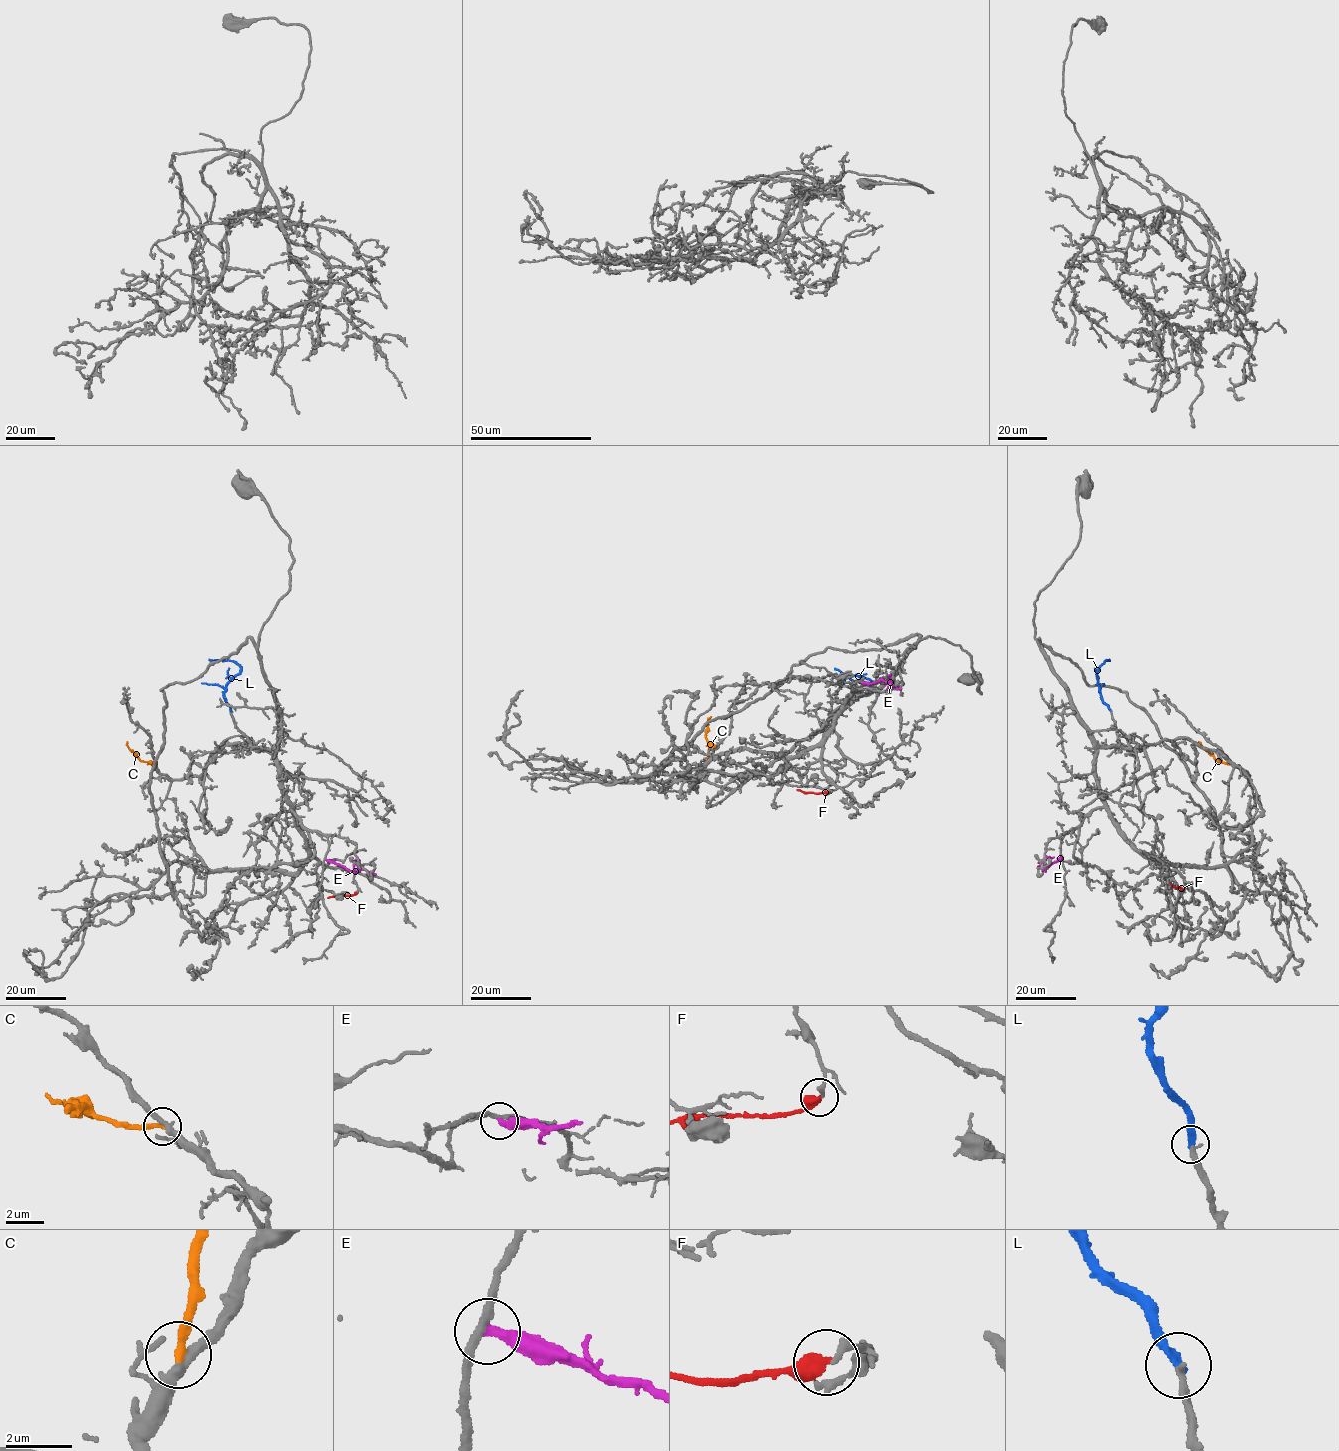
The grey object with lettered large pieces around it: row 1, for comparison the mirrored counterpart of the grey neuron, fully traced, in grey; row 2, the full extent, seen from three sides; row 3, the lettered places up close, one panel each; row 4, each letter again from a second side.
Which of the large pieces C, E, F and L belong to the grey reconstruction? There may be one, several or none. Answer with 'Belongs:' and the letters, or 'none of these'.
Belongs: C, L

